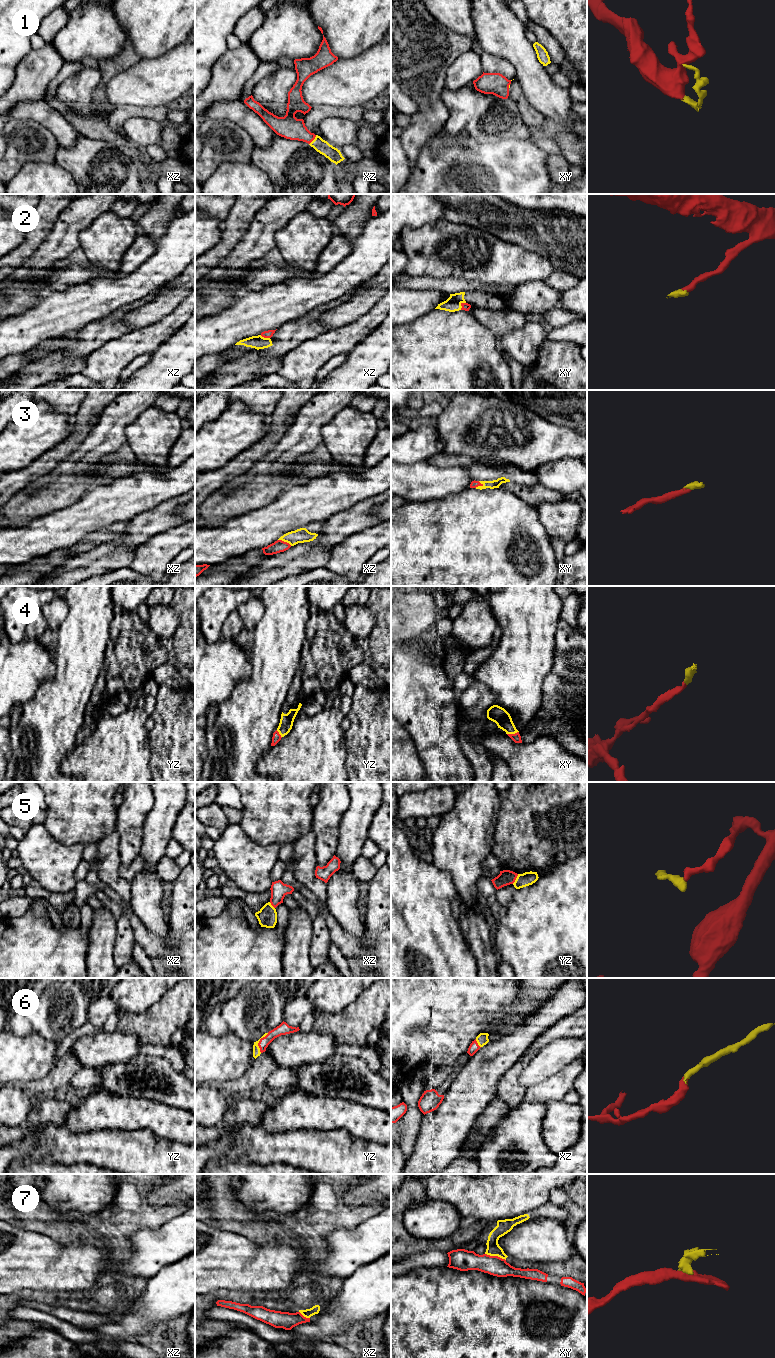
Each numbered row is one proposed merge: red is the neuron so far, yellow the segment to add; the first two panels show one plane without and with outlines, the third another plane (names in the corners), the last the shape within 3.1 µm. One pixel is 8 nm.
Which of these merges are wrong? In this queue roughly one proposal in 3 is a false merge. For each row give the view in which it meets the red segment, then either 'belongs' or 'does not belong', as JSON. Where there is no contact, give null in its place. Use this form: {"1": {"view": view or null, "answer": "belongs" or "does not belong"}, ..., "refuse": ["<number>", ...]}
{"1": {"view": "xz", "answer": "belongs"}, "2": {"view": "xy", "answer": "belongs"}, "3": {"view": "xz", "answer": "belongs"}, "4": {"view": "xy", "answer": "belongs"}, "5": {"view": "yz", "answer": "does not belong"}, "6": {"view": "yz", "answer": "belongs"}, "7": {"view": "xy", "answer": "does not belong"}, "refuse": ["5", "7"]}

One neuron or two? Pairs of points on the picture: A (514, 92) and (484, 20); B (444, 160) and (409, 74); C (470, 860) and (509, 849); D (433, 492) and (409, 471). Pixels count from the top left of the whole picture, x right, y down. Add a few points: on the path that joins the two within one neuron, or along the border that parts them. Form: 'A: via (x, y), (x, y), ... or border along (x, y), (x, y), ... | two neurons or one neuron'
A: border along (514, 79), (527, 99) | two neurons
B: border along (444, 129), (433, 137), (419, 153) | two neurons
C: border along (494, 830), (491, 853) | two neurons
D: via (427, 486), (415, 477) | one neuron

